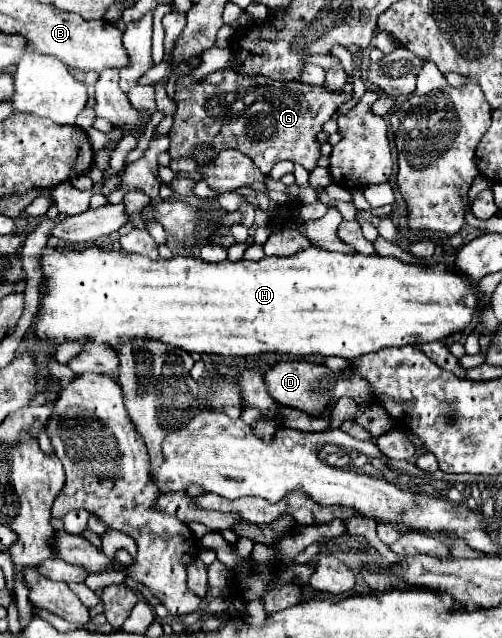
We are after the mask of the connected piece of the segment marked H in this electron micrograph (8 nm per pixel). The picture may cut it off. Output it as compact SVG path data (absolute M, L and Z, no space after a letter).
M96 245L86 247L82 251L72 247L44 247L40 257L40 271L42 271L42 303L38 309L38 315L34 319L34 337L42 343L96 343L96 345L110 345L114 351L118 351L118 345L124 345L126 341L134 339L152 339L162 341L166 345L174 345L186 353L214 353L214 355L226 355L226 357L246 357L246 355L262 355L262 353L288 353L296 357L304 355L336 355L336 357L362 357L372 351L380 351L384 347L402 347L402 345L418 345L418 343L430 343L440 341L456 331L464 331L468 323L472 321L472 315L478 311L478 299L476 289L468 285L462 275L454 269L446 269L444 265L408 265L394 257L368 257L368 255L346 255L336 251L326 251L318 247L308 247L304 251L298 251L290 257L264 257L260 261L220 261L220 263L208 263L200 257L170 257L170 259L150 259L136 253L124 253L124 251L106 251Z

